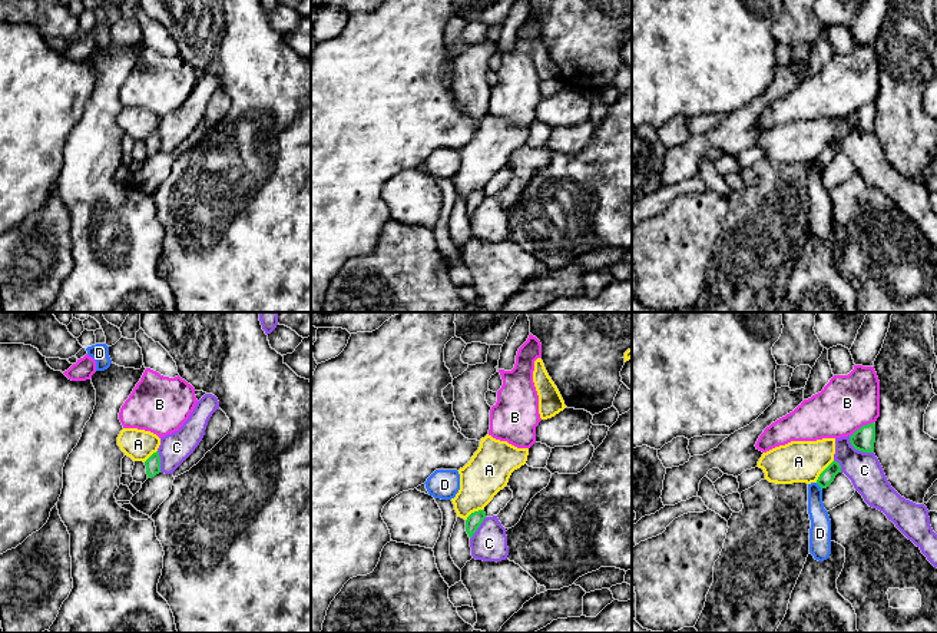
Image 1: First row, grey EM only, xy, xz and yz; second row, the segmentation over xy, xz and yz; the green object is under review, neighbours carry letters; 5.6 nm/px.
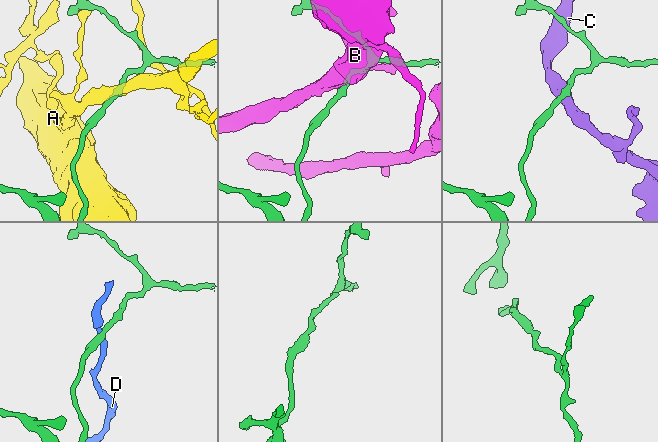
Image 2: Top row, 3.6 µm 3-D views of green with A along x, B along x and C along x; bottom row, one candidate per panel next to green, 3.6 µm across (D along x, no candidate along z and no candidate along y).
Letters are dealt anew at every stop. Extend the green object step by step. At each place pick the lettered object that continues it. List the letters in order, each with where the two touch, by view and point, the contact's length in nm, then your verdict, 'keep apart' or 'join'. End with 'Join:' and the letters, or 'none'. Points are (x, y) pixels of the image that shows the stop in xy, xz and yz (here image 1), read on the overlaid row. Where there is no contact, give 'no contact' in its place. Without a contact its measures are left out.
A: contact yz (823, 471); length 160 nm; keep apart
B: contact yz (863, 426); length 160 nm; keep apart
C: contact yz (858, 450); length 170 nm; keep apart
D: contact yz (820, 486); length 60 nm; keep apart
Join: none

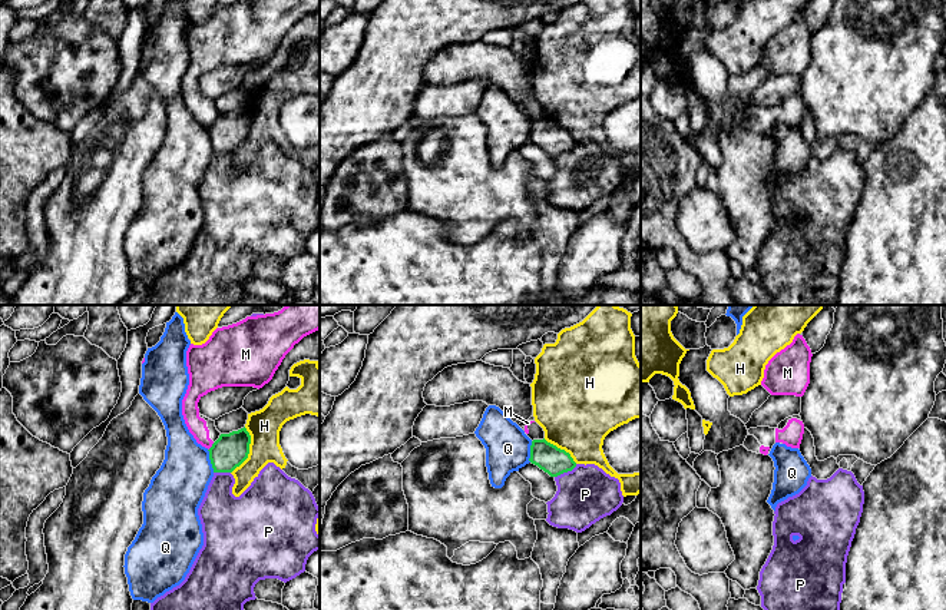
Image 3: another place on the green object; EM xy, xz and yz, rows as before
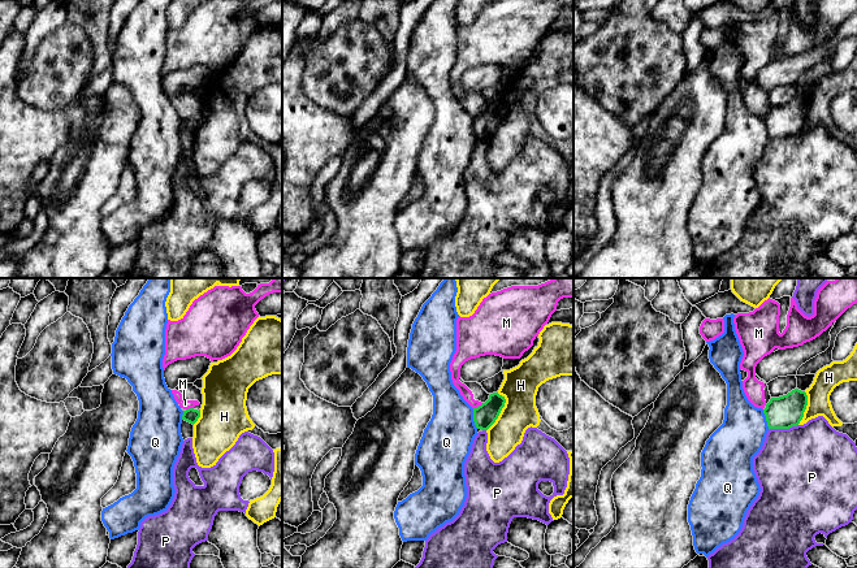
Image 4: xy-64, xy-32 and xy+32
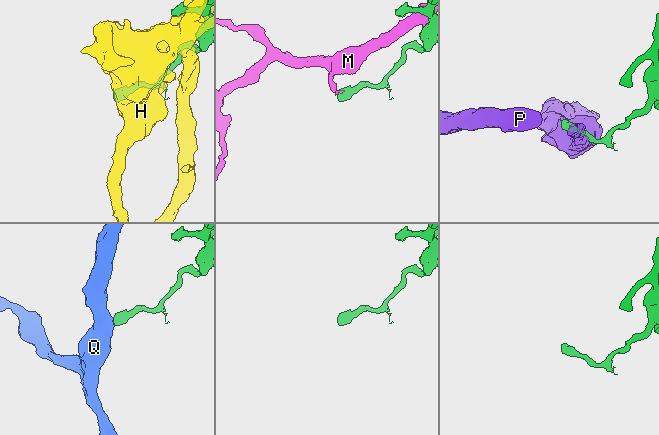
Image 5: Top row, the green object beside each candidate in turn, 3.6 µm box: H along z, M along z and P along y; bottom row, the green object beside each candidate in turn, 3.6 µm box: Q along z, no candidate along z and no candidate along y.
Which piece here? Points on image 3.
H: contact xy (248, 450); length 280 nm; keep apart
M: contact xy (211, 447); length 60 nm; keep apart
P: contact xz (565, 471); length 150 nm; keep apart
Q: contact xy (211, 461); length 130 nm; keep apart
Join: none

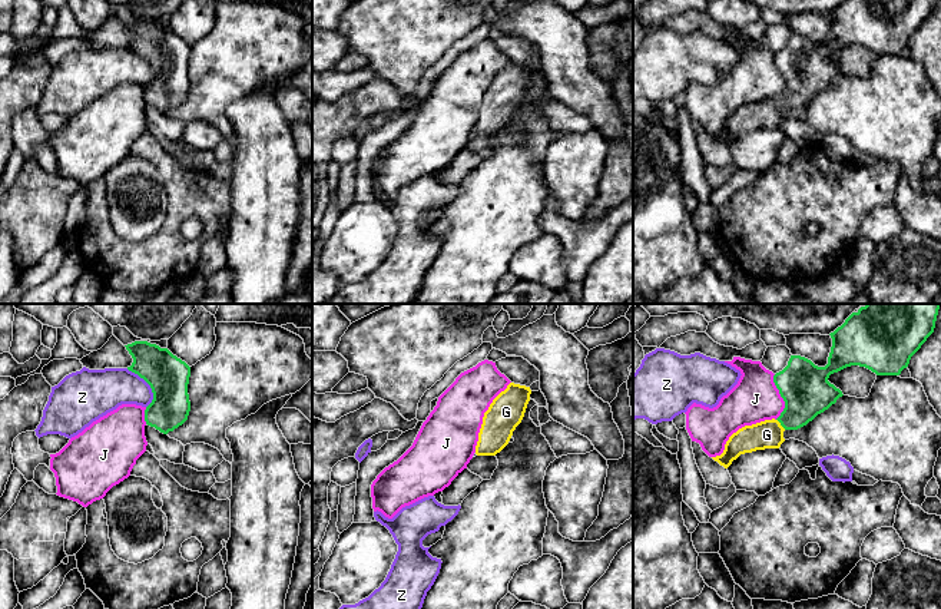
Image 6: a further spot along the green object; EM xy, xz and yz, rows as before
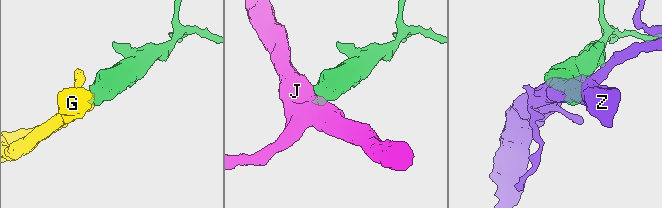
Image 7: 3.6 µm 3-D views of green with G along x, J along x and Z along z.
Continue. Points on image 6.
G: contact yz (781, 424); length 80 nm; join
J: contact yz (781, 396); length 260 nm; keep apart
Z: contact xy (149, 384); length 260 nm; keep apart
Join: G

